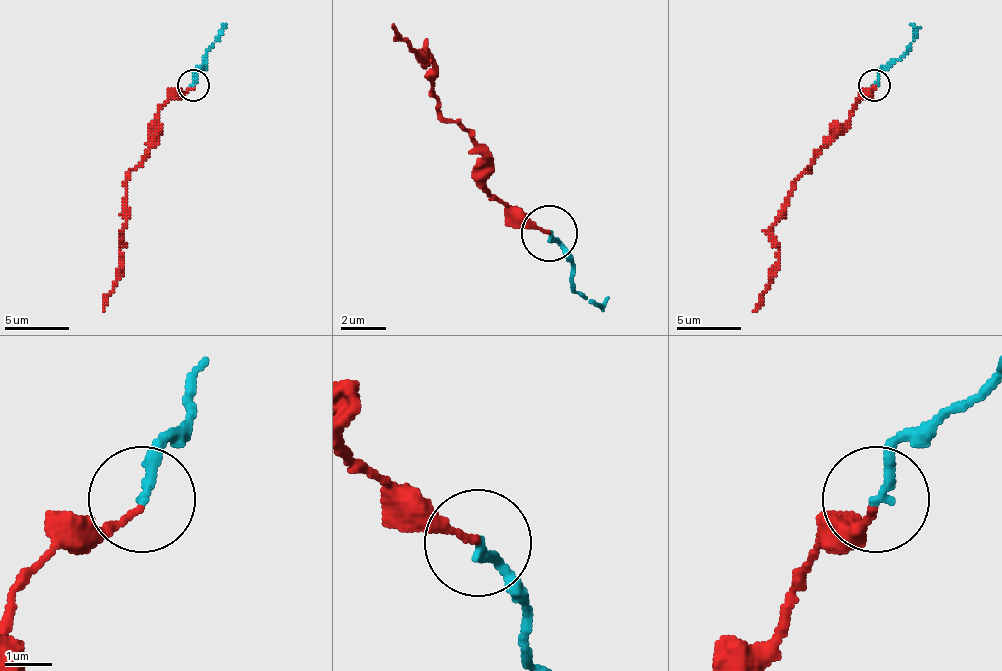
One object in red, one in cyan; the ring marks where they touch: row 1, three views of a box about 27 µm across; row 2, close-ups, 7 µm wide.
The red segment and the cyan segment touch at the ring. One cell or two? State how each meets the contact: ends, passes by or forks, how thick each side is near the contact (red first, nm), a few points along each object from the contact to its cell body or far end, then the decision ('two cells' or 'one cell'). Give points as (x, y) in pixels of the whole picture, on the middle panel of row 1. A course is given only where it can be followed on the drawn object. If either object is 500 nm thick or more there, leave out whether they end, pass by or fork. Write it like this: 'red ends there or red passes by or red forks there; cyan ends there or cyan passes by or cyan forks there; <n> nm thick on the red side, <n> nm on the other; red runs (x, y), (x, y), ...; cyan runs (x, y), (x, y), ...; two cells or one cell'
red ends there; cyan ends there; 130 nm thick on the red side, 200 nm on the other; red runs (551, 235), (523, 223), (489, 190), (484, 151), (433, 95), (428, 56), (422, 67), (394, 22); cyan runs (551, 235), (590, 302), (607, 296); one cell

